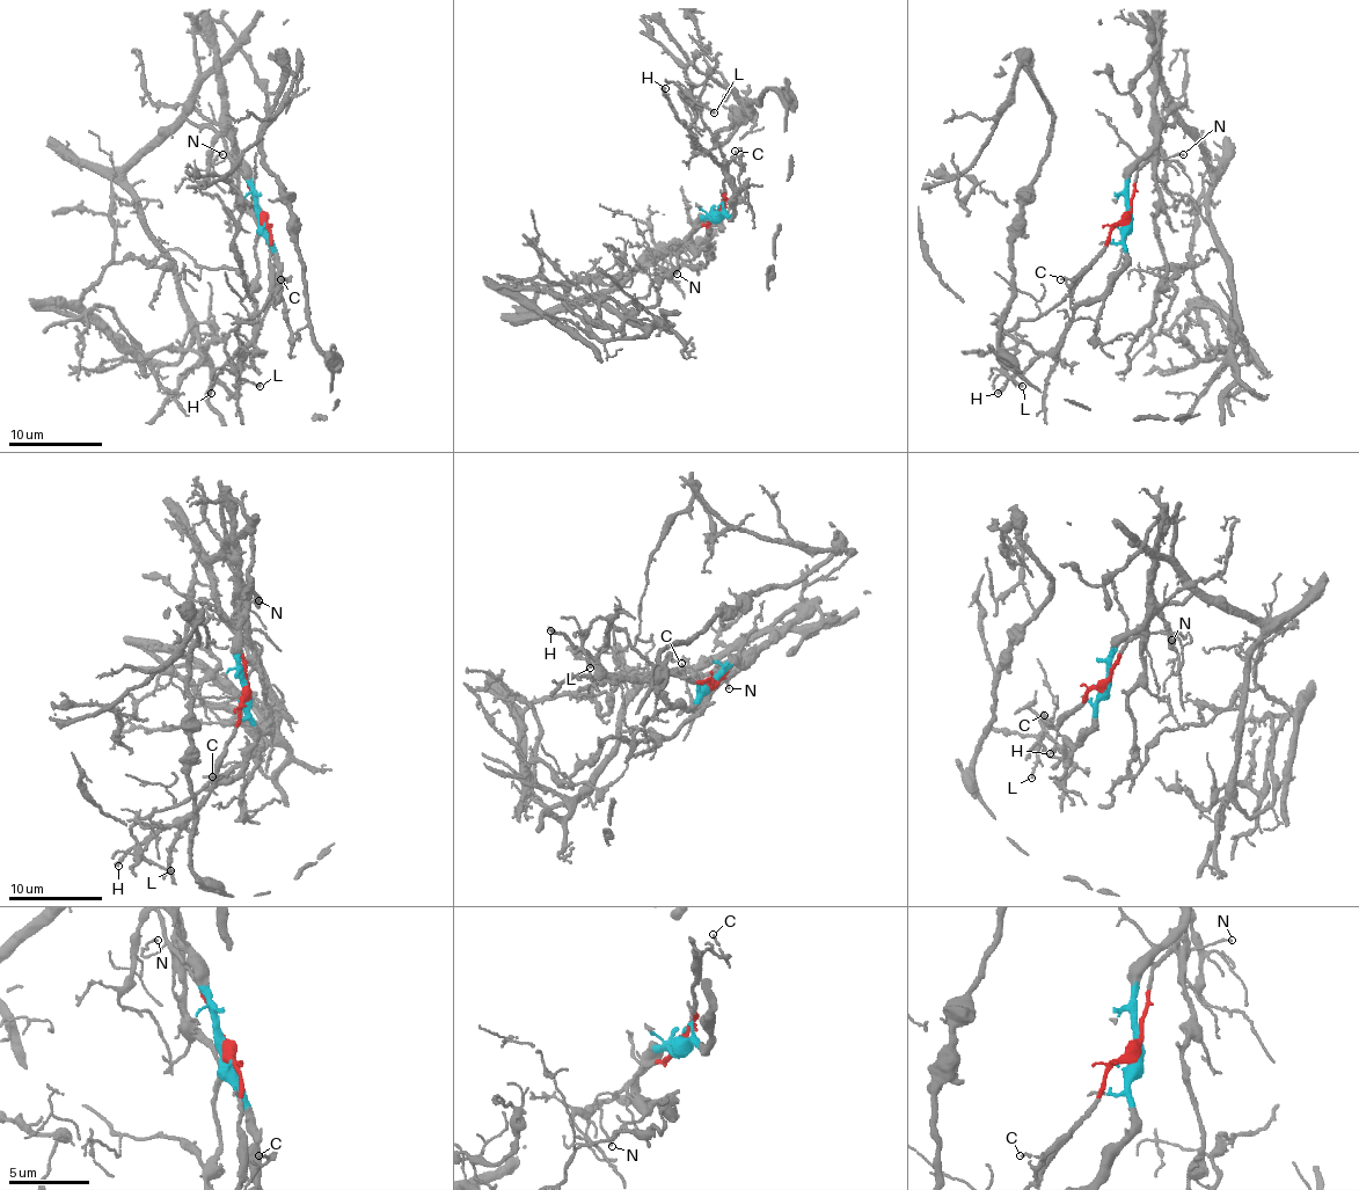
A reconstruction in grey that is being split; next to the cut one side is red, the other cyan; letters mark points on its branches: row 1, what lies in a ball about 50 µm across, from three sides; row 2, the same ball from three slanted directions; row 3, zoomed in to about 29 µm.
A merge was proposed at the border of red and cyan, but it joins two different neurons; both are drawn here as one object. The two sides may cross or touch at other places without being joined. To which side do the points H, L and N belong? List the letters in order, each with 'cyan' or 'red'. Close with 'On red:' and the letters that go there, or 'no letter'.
H: cyan
L: red
N: red
On red: L, N

